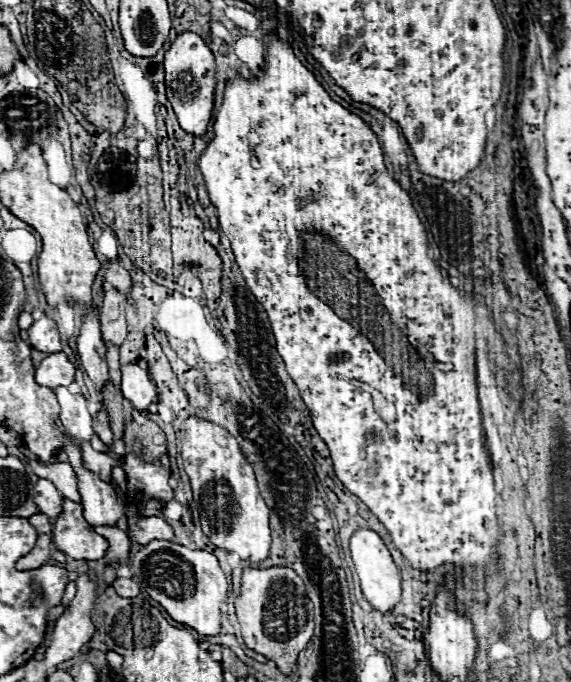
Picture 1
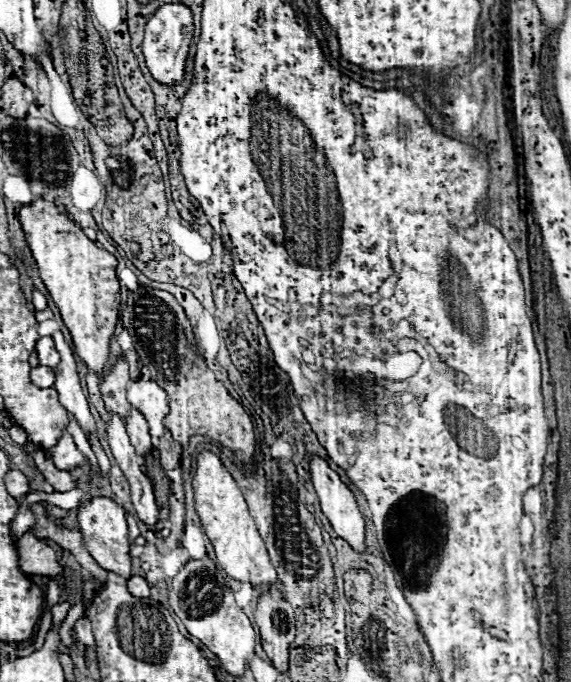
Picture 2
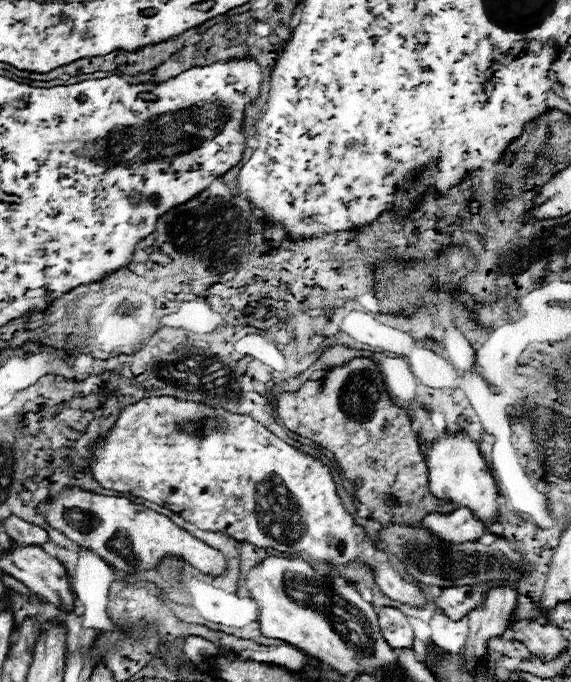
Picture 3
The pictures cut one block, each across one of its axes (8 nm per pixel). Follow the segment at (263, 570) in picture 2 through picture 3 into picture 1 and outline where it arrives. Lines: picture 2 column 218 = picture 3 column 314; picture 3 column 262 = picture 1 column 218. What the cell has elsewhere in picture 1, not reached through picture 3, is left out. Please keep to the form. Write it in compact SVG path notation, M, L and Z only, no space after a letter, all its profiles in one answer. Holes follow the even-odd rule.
M190 416L184 422L186 438L182 444L184 470L190 476L194 498L200 504L202 532L216 548L236 552L242 560L260 564L270 554L268 506L264 504L252 466L246 462L234 436L218 424Z

